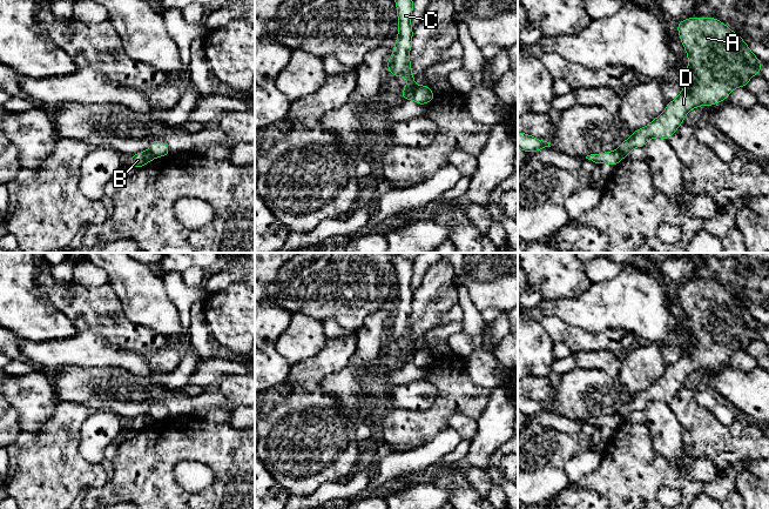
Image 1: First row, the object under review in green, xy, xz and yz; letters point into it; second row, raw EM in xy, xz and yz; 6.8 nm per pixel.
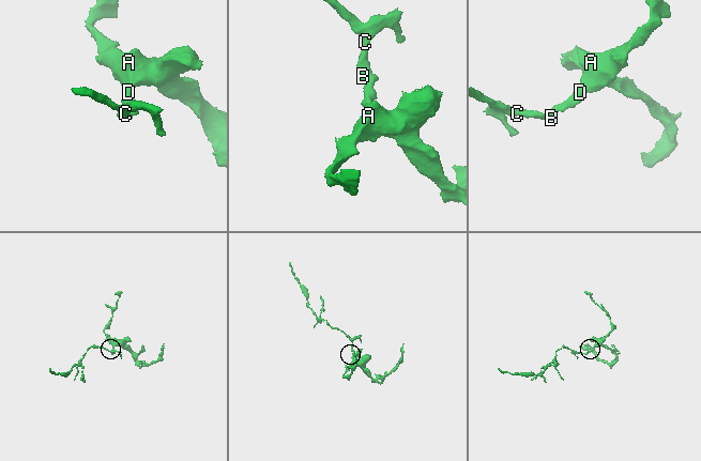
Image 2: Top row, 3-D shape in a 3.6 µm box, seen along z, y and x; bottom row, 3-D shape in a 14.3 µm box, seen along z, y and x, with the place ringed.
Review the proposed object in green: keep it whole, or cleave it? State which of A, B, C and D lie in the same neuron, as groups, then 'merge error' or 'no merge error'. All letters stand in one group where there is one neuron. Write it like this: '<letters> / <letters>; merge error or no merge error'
A D / B C; merge error

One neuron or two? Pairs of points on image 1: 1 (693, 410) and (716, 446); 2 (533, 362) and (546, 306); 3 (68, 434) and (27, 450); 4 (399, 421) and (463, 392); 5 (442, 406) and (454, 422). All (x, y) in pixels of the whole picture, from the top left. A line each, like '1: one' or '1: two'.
1: one
2: two
3: one
4: one
5: two

